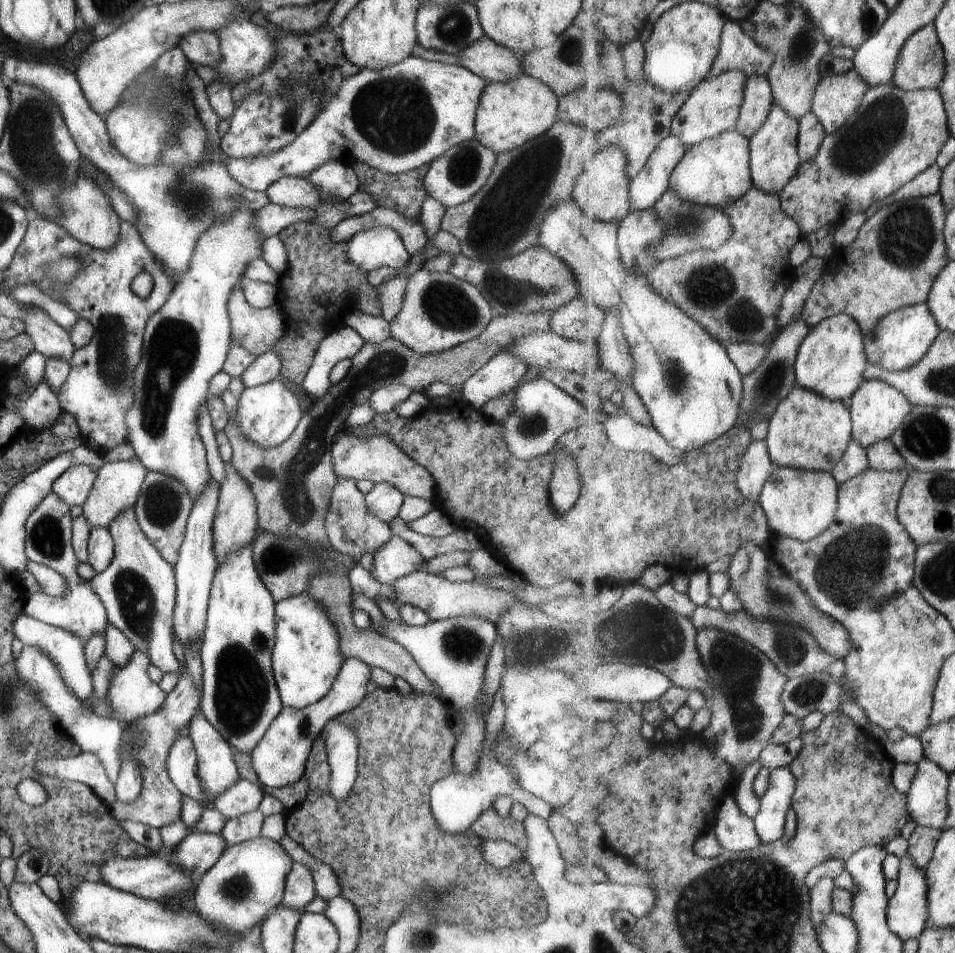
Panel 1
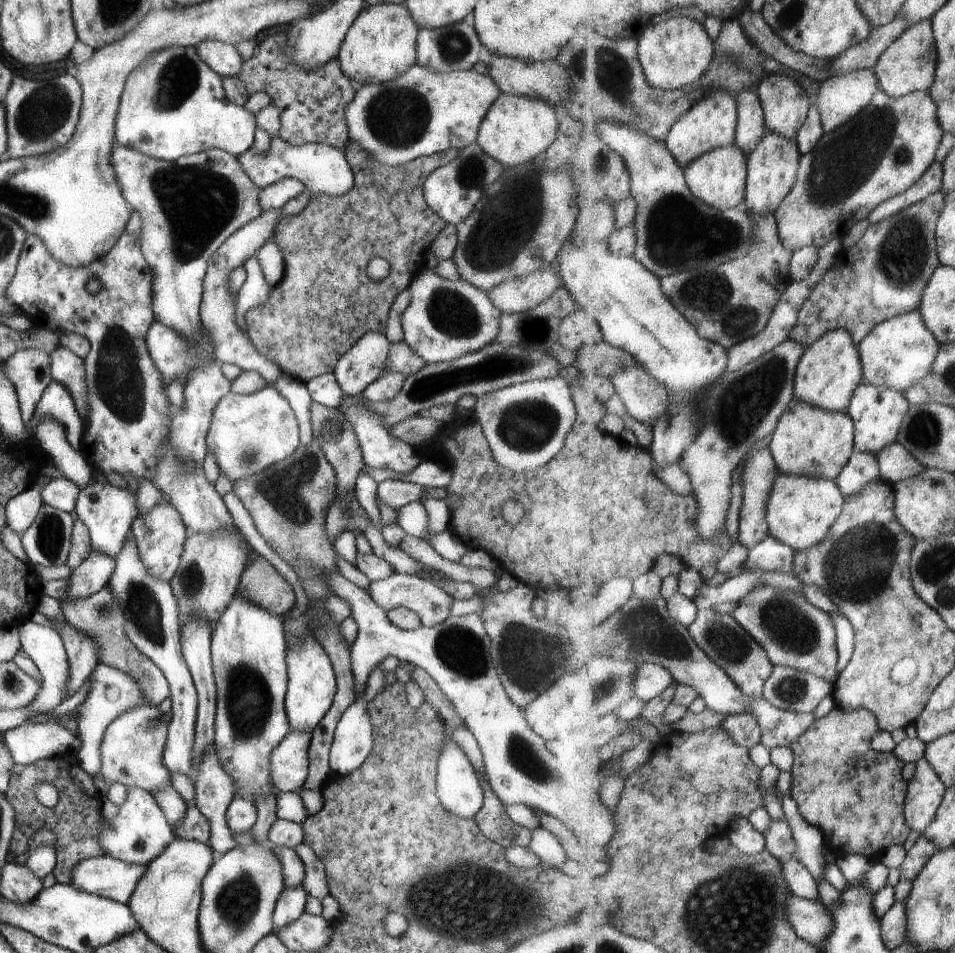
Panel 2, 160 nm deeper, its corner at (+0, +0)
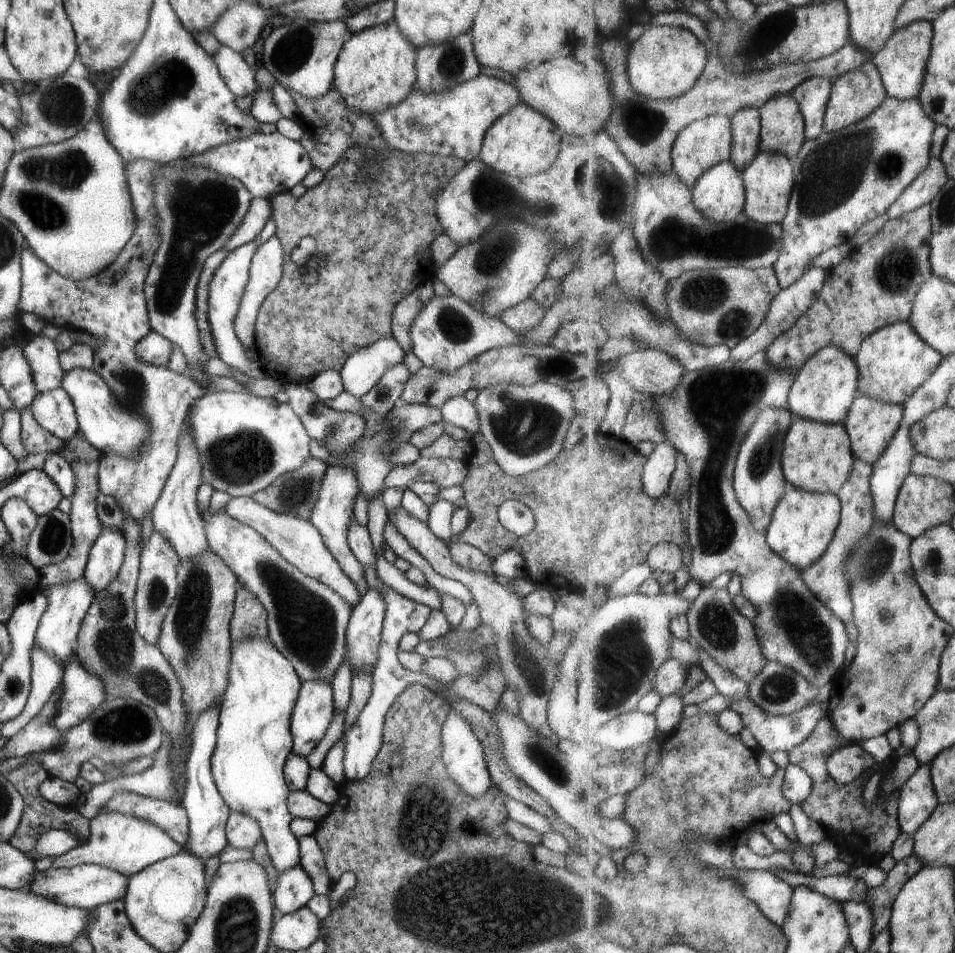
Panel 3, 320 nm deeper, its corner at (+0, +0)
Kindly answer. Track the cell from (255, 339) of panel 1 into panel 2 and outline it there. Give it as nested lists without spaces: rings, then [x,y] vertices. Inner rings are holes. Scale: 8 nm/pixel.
[[[302,191],[290,198],[280,209],[271,209],[270,211],[259,213],[257,218],[245,223],[234,233],[231,233],[218,246],[218,249],[211,253],[211,256],[205,263],[206,273],[202,280],[202,293],[198,313],[202,328],[206,330],[208,341],[211,343],[214,360],[219,362],[219,364],[235,365],[242,371],[258,372],[267,386],[271,386],[282,372],[273,361],[257,352],[255,344],[234,323],[234,302],[237,295],[233,295],[228,288],[228,274],[236,266],[242,265],[265,241],[271,240],[275,223],[281,215],[297,214],[307,202],[308,194]]]

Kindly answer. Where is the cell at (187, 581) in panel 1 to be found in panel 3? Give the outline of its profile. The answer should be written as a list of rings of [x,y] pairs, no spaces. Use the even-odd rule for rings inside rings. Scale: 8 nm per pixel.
[[[218,705],[205,709],[199,713],[190,730],[190,746],[184,762],[186,783],[184,795],[180,800],[180,806],[185,809],[188,818],[188,839],[181,850],[196,856],[203,864],[212,856],[217,857],[223,847],[228,844],[224,826],[230,810],[217,792],[210,773],[210,756],[216,741],[218,714]]]

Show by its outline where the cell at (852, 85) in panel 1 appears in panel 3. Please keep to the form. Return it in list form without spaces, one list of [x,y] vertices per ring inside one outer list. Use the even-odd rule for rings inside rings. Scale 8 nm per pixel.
[[[875,63],[862,64],[837,78],[826,110],[825,130],[827,132],[840,131],[857,125],[870,117],[889,96],[882,75]]]

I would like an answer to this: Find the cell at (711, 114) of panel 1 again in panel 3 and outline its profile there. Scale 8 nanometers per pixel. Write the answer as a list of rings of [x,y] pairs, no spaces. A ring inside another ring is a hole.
[[[710,116],[690,124],[679,133],[672,150],[673,172],[691,189],[711,167],[731,161],[734,142],[732,119],[722,116]]]

